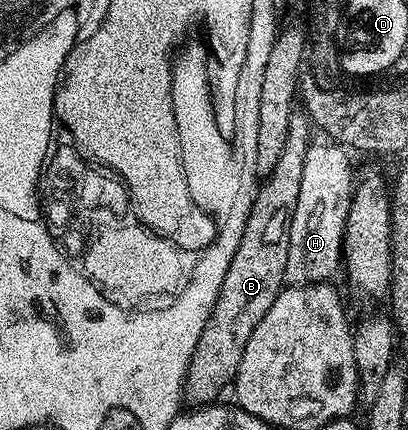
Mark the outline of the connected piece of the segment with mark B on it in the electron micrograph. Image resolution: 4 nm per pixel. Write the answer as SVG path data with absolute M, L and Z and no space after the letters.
M294 113L290 117L290 130L286 137L286 146L282 148L278 165L269 175L263 176L252 196L252 208L246 217L246 229L242 229L242 241L238 241L238 249L234 253L234 261L230 261L230 269L226 269L226 277L222 277L222 289L218 293L218 301L202 329L202 337L198 337L198 345L194 349L194 357L188 366L188 376L184 379L183 398L192 405L212 405L217 402L220 390L231 384L238 373L238 365L242 365L242 353L246 353L246 341L250 341L250 333L258 329L258 321L270 313L270 305L278 297L278 293L286 286L286 257L290 253L290 225L294 221L294 209L298 209L298 192L302 186L302 168L306 162L306 149L313 138L313 124L307 114Z

